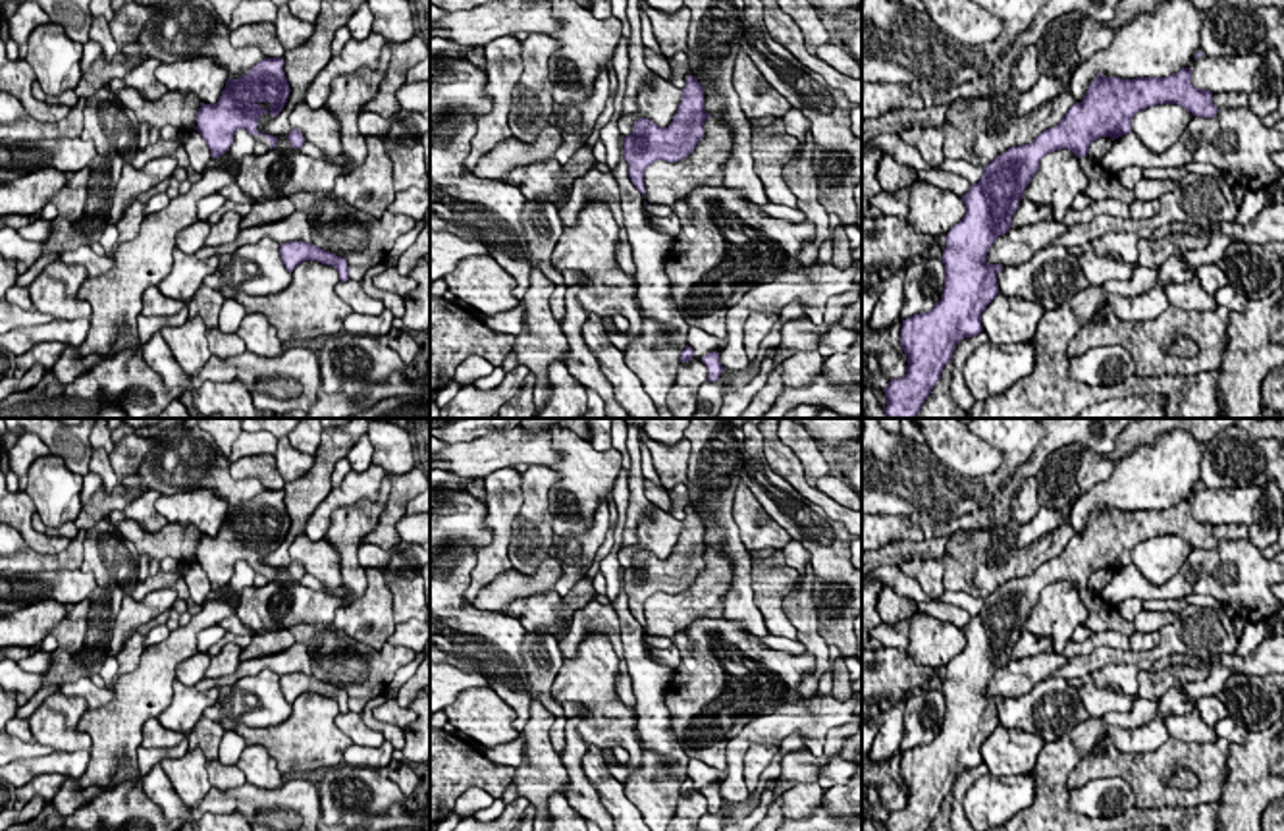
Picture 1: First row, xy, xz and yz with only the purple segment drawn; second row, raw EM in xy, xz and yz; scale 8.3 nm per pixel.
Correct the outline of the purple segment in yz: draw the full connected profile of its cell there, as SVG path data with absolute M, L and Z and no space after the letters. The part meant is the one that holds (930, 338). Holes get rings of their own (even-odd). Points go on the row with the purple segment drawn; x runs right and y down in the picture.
M1191 67L1168 77L1120 79L1097 73L1082 102L1039 133L1030 145L999 154L983 168L977 183L962 195L966 216L945 235L945 289L931 310L902 320L900 347L908 357L906 374L883 389L887 418L914 418L956 343L983 332L981 312L999 295L997 274L1003 264L989 264L987 253L999 235L1012 228L1024 189L1045 154L1058 148L1087 156L1099 137L1112 141L1132 133L1132 118L1149 106L1180 104L1193 116L1215 118L1213 93L1191 85Z

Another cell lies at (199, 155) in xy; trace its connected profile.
M189 129L181 133L181 143L189 154L189 166L202 174L206 164L210 162L210 148L202 135L197 129Z

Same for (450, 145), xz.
M459 108L451 120L441 120L430 135L430 229L480 241L490 256L517 280L513 295L521 301L528 291L532 270L530 249L522 229L526 199L519 187L505 181L480 179L465 170L465 160L472 148L470 141L476 135L472 120L474 116Z

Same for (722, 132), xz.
M723 114L706 120L704 135L696 148L679 162L657 160L644 172L644 201L648 204L675 206L696 187L721 187L725 183L725 162L733 147L733 129L721 120Z

